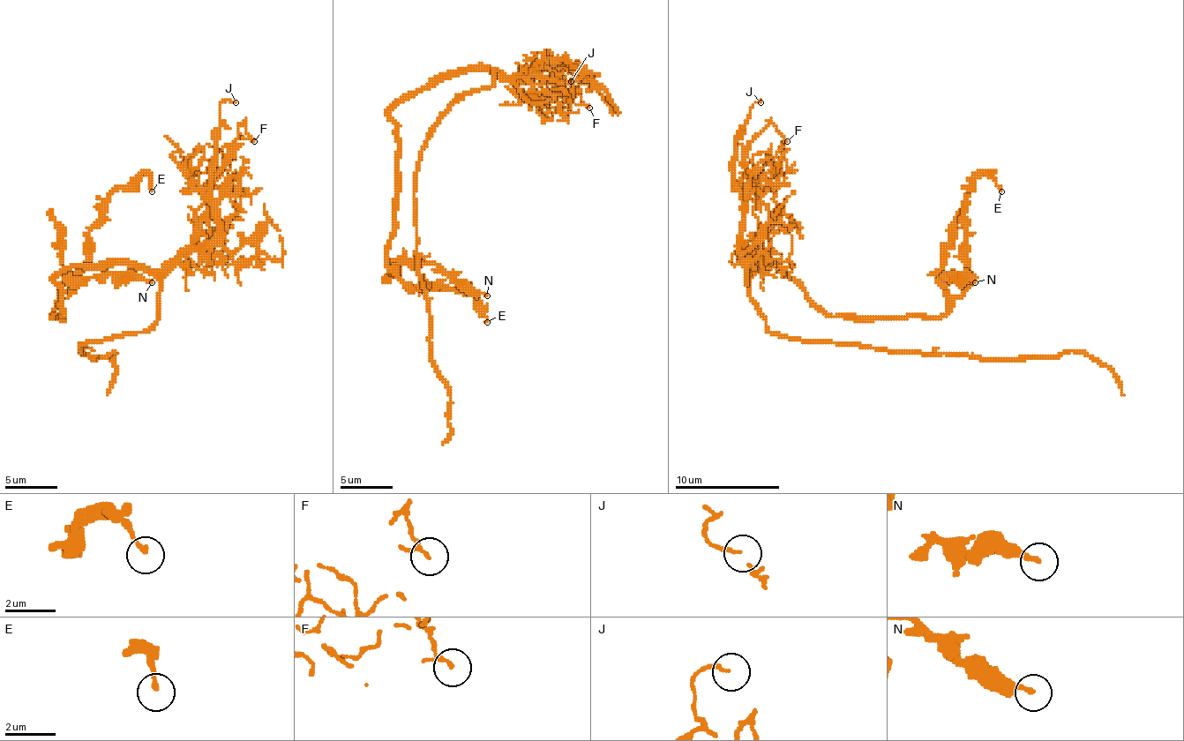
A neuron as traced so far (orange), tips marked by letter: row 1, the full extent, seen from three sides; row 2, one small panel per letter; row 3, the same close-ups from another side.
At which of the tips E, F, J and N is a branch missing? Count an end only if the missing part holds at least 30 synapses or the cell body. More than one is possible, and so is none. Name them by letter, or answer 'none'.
none

